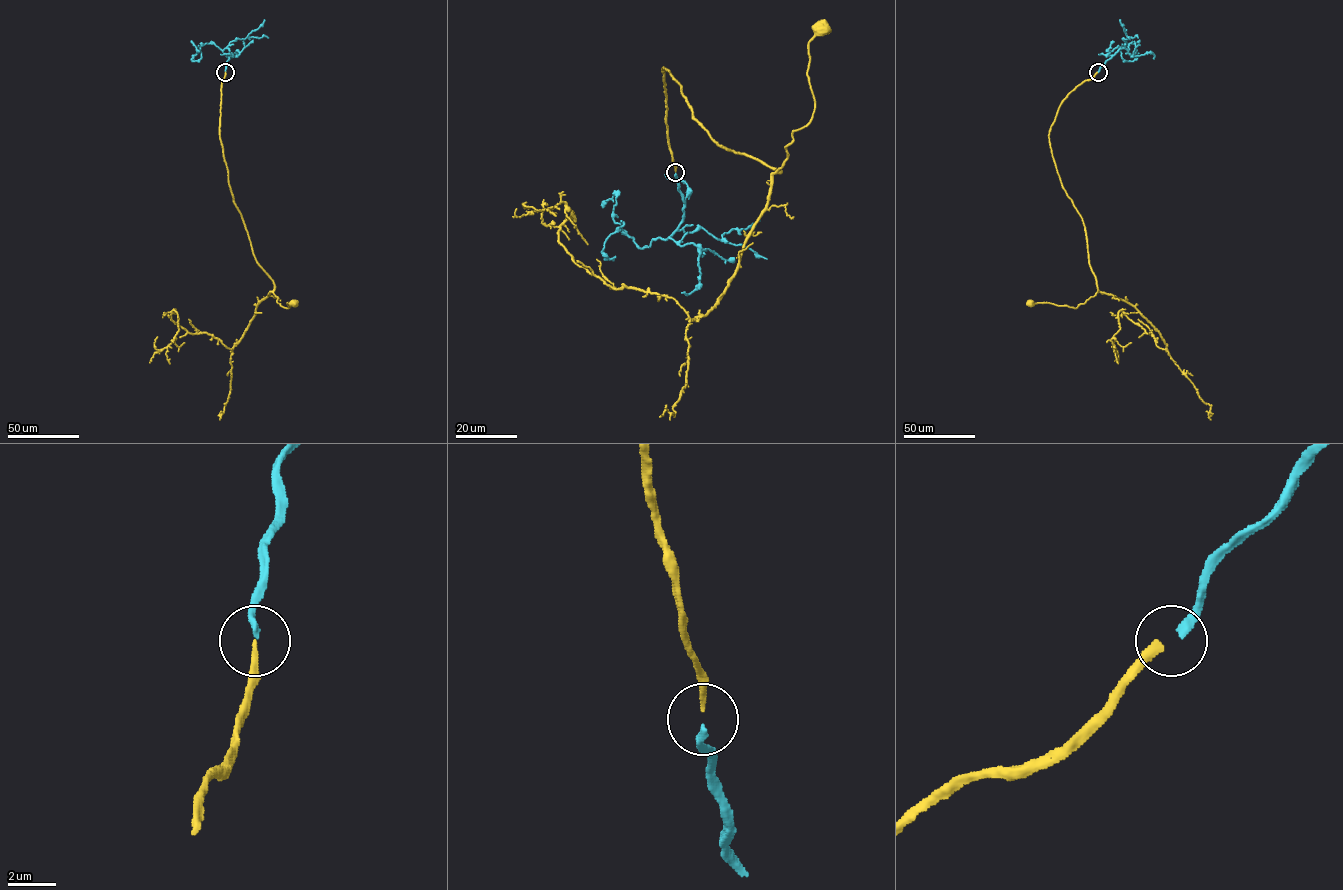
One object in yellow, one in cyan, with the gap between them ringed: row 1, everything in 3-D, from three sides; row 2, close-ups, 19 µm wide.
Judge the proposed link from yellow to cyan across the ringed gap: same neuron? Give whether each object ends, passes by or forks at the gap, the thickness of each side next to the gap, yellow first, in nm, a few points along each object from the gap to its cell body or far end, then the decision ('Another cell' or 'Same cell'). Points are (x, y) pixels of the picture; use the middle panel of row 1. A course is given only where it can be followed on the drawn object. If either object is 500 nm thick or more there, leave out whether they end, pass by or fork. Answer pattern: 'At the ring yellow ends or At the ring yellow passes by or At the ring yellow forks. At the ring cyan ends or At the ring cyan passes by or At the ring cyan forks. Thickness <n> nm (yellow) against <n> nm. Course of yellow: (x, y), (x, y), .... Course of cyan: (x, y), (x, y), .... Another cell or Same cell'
At the ring yellow ends. At the ring cyan ends. Thickness 280 nm (yellow) against 300 nm. Course of yellow: (675, 172), (664, 67), (718, 145), (780, 172), (792, 133), (814, 111), (808, 44), (821, 31). Course of cyan: (675, 173), (681, 223), (641, 248), (621, 221), (602, 251), (615, 256). Same cell

